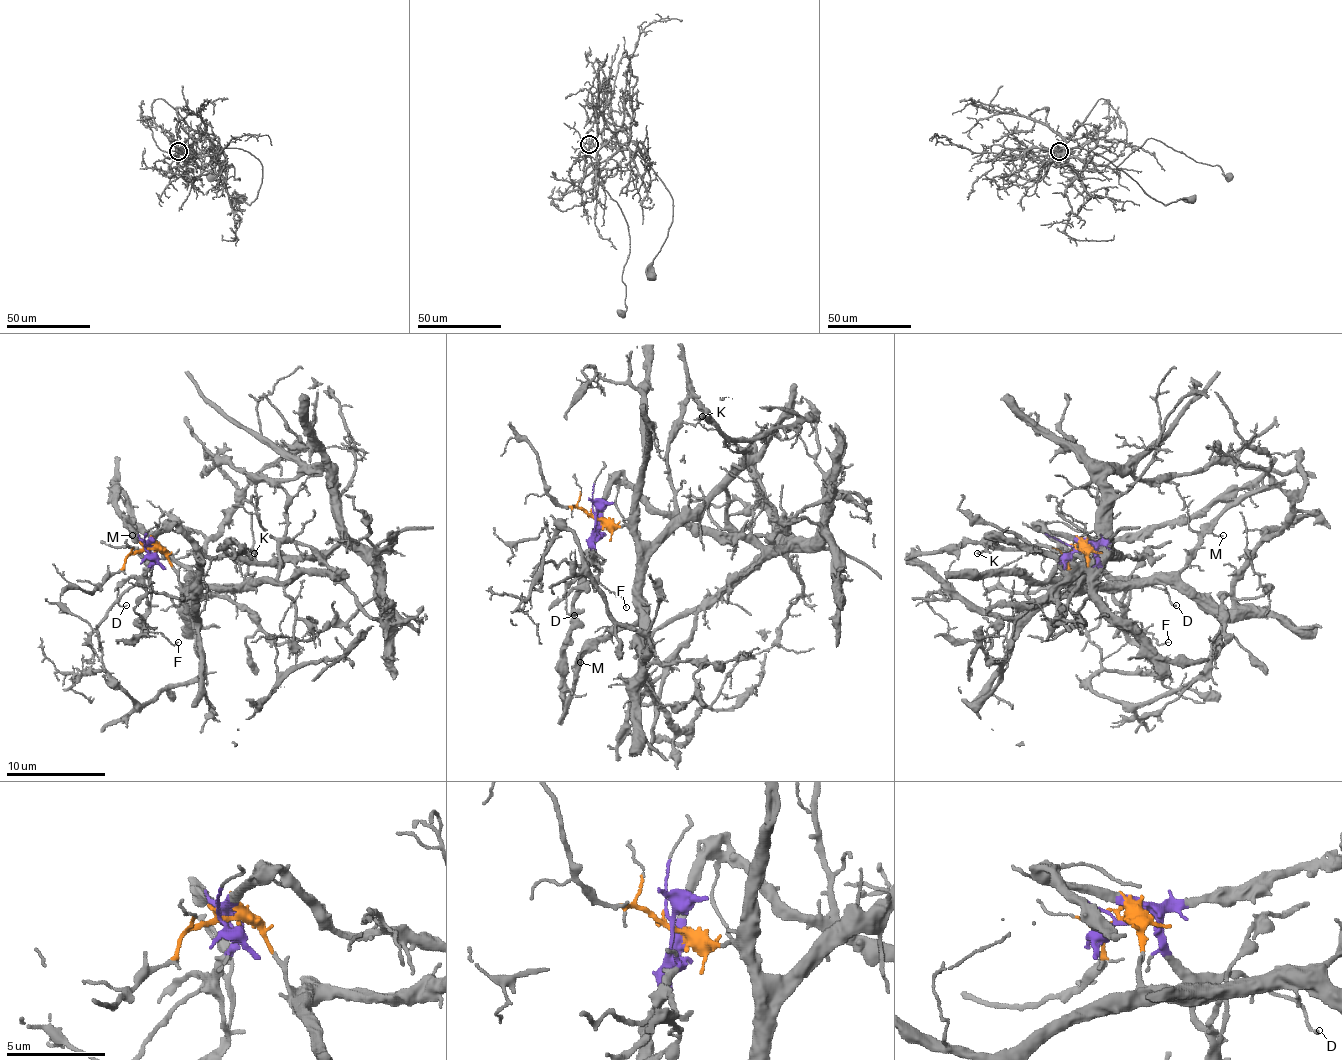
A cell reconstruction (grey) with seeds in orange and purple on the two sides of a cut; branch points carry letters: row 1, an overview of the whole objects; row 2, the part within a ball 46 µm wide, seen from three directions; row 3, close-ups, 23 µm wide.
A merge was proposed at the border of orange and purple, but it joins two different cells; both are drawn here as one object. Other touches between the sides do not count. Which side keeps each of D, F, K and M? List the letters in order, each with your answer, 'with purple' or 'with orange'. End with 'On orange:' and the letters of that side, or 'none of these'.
D: with purple
F: with purple
K: with purple
M: with orange
On orange: M

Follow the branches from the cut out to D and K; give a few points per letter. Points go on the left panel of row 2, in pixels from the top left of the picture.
D: (146, 551), (151, 563), (141, 576), (129, 576), (116, 588), (116, 600), (126, 605)
K: (146, 551), (166, 526), (176, 526), (203, 553), (223, 556), (223, 546), (220, 548), (235, 541), (255, 553)

